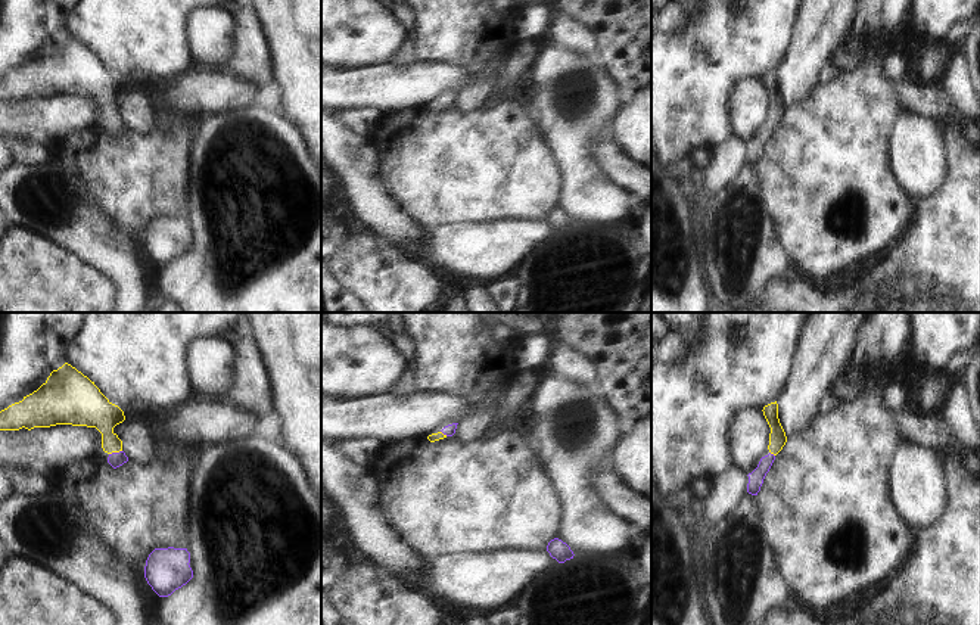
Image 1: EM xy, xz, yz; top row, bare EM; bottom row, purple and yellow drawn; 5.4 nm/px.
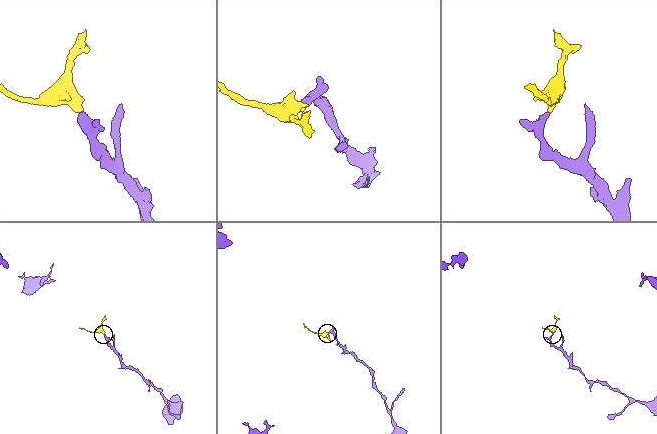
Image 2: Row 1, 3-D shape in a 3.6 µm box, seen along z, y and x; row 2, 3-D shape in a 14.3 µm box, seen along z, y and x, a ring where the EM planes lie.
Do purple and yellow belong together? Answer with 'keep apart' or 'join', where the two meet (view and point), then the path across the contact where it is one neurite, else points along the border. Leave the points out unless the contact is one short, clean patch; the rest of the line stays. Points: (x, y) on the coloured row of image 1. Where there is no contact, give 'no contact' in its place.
join; meets purple in xy at (115, 453); runs through xy (115, 459), (115, 453), (105, 420), (96, 411)

